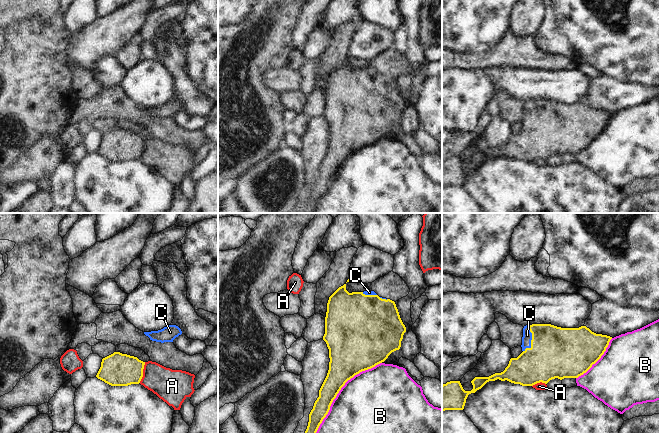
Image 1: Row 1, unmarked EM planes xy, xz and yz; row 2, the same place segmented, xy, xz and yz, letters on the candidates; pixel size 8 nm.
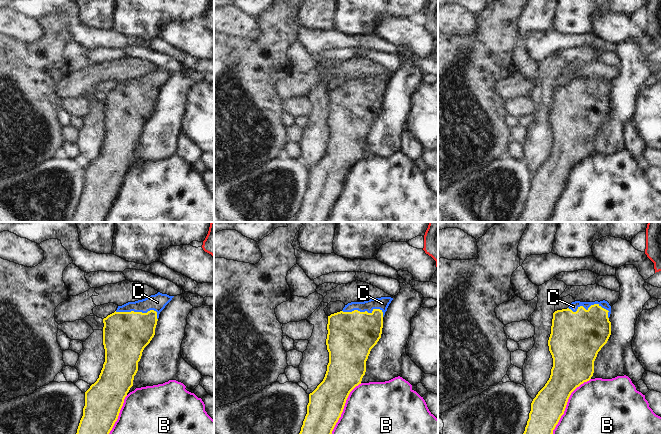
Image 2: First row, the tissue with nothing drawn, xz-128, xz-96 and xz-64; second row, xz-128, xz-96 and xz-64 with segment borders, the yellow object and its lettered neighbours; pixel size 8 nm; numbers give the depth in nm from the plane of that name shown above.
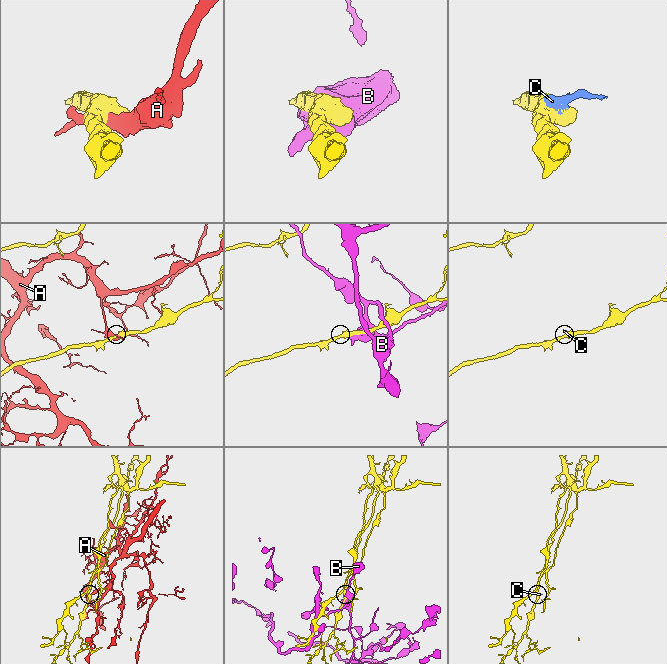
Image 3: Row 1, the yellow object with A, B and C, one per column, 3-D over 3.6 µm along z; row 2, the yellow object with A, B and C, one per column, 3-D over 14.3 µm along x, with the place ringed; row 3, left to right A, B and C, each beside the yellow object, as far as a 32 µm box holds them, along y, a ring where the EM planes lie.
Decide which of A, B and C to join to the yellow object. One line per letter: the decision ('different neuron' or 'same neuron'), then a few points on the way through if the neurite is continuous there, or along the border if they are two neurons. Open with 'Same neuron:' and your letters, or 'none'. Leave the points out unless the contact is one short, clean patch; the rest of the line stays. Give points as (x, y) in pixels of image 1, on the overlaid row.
Same neuron: C
A: different neuron
B: different neuron
C: same neuron

